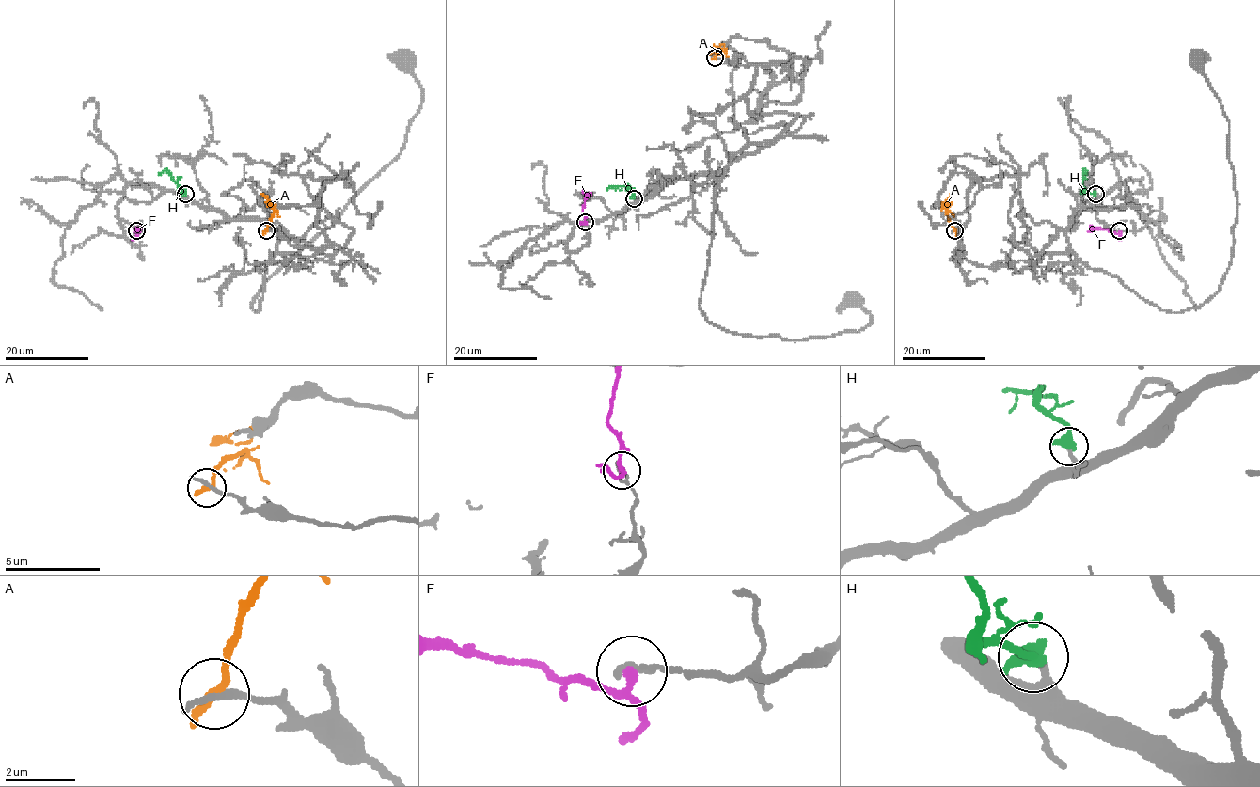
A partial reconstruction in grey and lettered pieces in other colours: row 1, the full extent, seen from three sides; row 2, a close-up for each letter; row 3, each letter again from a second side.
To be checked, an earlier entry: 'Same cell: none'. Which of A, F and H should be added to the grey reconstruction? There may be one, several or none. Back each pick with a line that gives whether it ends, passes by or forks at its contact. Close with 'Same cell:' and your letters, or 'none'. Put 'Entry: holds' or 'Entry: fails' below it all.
H: it ends
Same cell: H
Entry: fails

